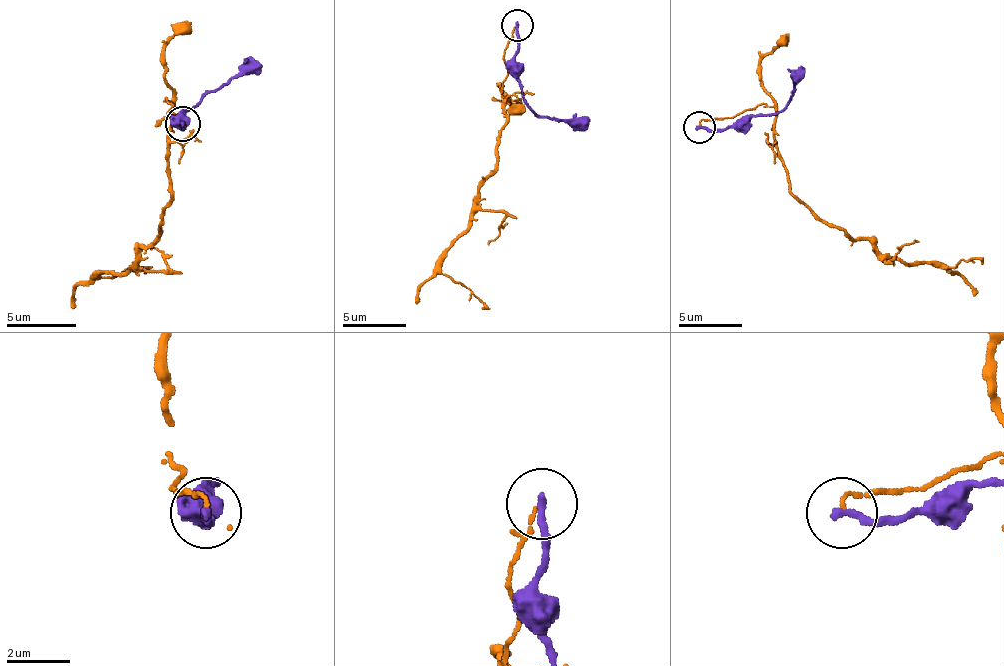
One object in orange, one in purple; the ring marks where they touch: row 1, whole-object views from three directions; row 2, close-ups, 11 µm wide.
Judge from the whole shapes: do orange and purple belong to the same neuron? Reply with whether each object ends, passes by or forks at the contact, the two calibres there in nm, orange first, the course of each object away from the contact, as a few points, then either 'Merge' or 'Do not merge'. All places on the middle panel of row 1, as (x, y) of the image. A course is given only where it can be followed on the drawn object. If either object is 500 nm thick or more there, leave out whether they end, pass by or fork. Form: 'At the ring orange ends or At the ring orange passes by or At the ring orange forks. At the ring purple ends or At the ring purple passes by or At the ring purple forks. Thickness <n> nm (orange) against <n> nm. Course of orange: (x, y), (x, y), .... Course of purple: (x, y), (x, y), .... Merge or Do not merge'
At the ring orange ends. At the ring purple ends. Thickness 100 nm (orange) against 260 nm. Course of orange: (516, 26), (503, 52), (506, 122), (497, 147), (497, 166), (471, 207), (462, 236), (440, 268), (491, 309). Course of purple: (516, 26), (516, 71), (526, 102), (538, 115), (589, 122). Do not merge

